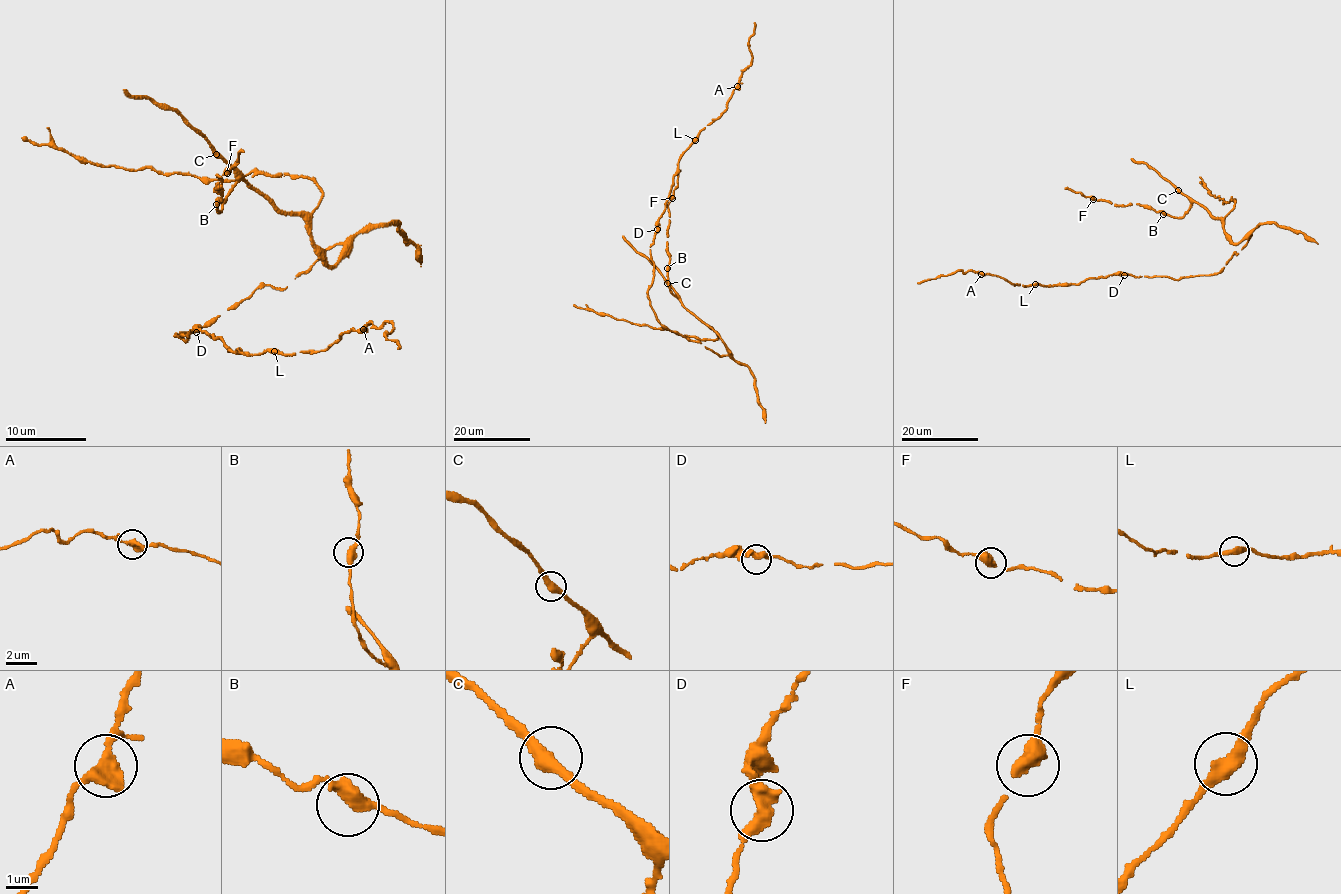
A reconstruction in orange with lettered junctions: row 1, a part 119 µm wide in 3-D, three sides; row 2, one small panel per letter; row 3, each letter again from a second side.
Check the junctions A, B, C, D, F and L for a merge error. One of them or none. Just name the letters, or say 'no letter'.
no letter

